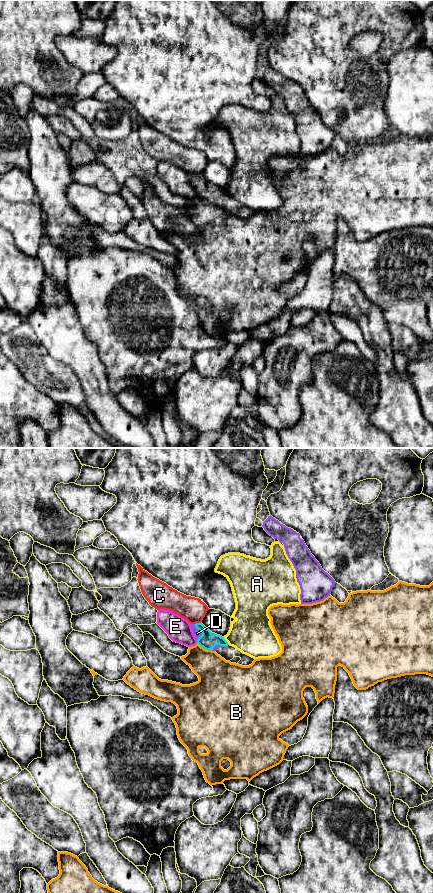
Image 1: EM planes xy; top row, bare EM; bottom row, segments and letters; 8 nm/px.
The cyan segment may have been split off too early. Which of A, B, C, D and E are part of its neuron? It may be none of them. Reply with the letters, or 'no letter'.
D

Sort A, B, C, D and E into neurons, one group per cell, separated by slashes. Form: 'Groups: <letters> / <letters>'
Groups: A / B / C / D / E

